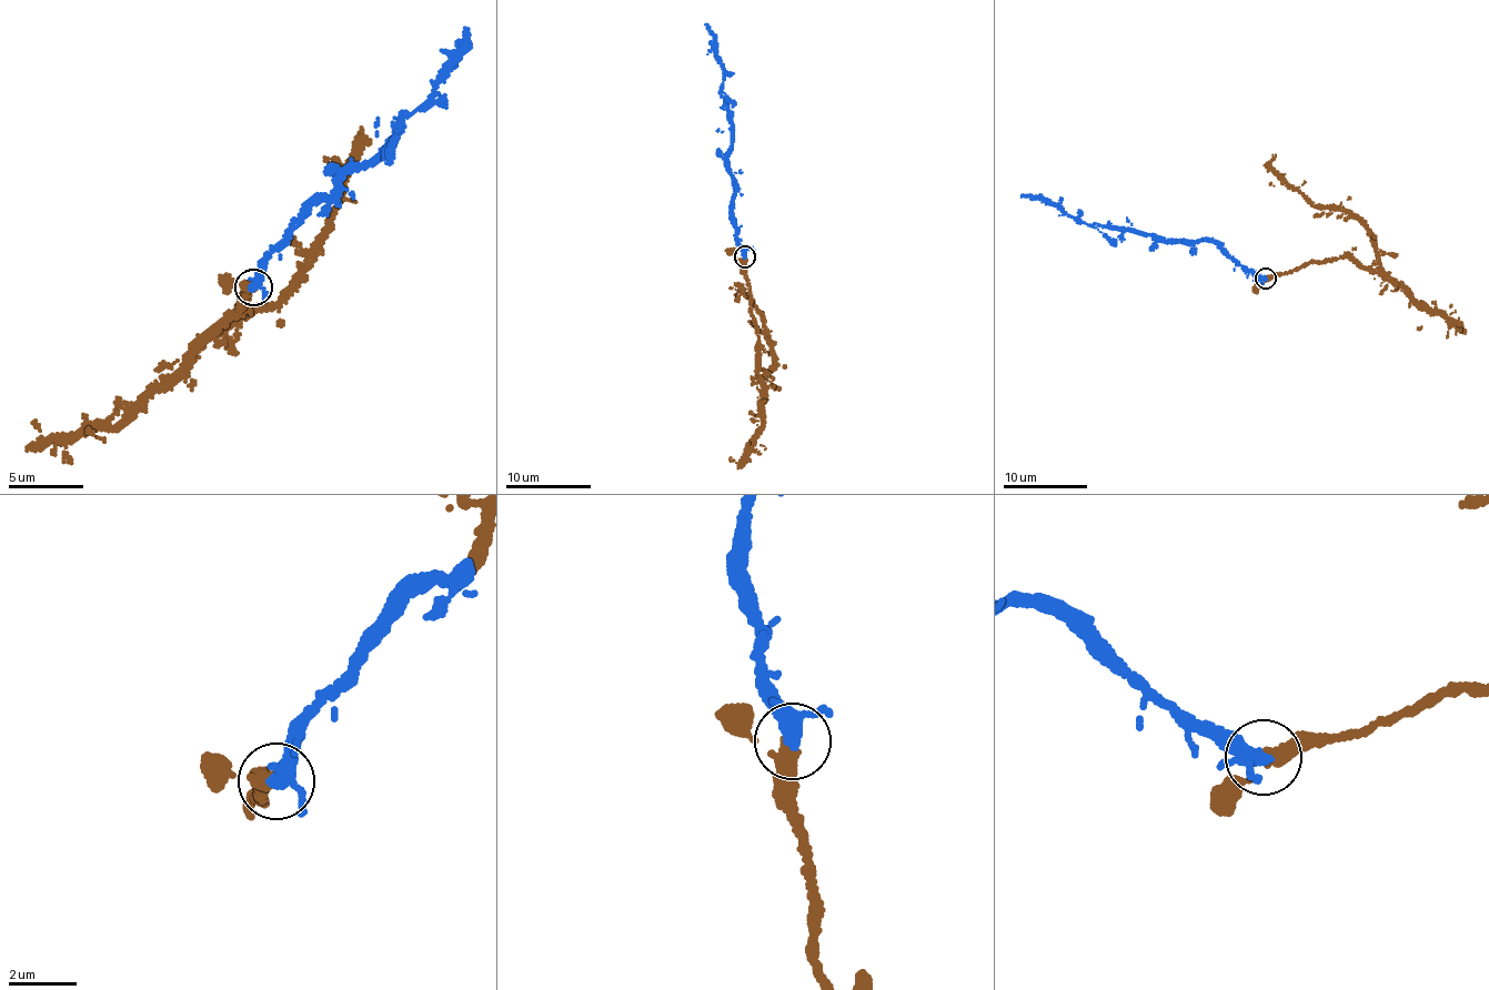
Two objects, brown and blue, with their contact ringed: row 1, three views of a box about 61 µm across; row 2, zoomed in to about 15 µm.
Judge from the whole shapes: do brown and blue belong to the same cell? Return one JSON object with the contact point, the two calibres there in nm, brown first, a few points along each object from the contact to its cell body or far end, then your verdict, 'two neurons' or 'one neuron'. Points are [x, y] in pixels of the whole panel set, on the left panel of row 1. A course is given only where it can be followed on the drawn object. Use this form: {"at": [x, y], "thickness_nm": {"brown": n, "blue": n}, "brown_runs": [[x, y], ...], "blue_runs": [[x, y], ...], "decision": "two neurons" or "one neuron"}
{"at": [253, 288], "thickness_nm": {"brown": 440, "blue": 280}, "brown_runs": [[254, 286], [239, 301], [240, 309], [210, 339], [251, 307], [284, 296], [332, 229], [363, 145], [362, 130]], "blue_runs": [[254, 286], [305, 206], [396, 140], [400, 120], [426, 102], [461, 59], [464, 28]], "decision": "one neuron"}

